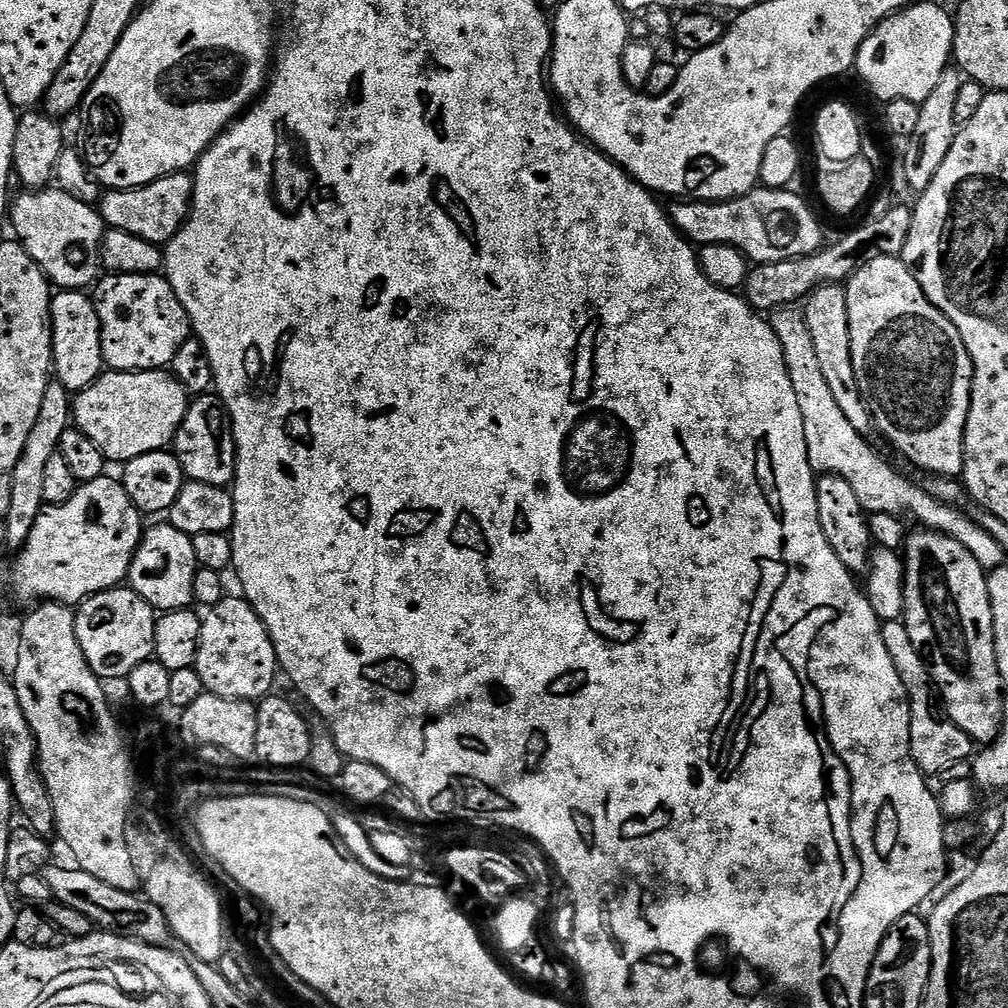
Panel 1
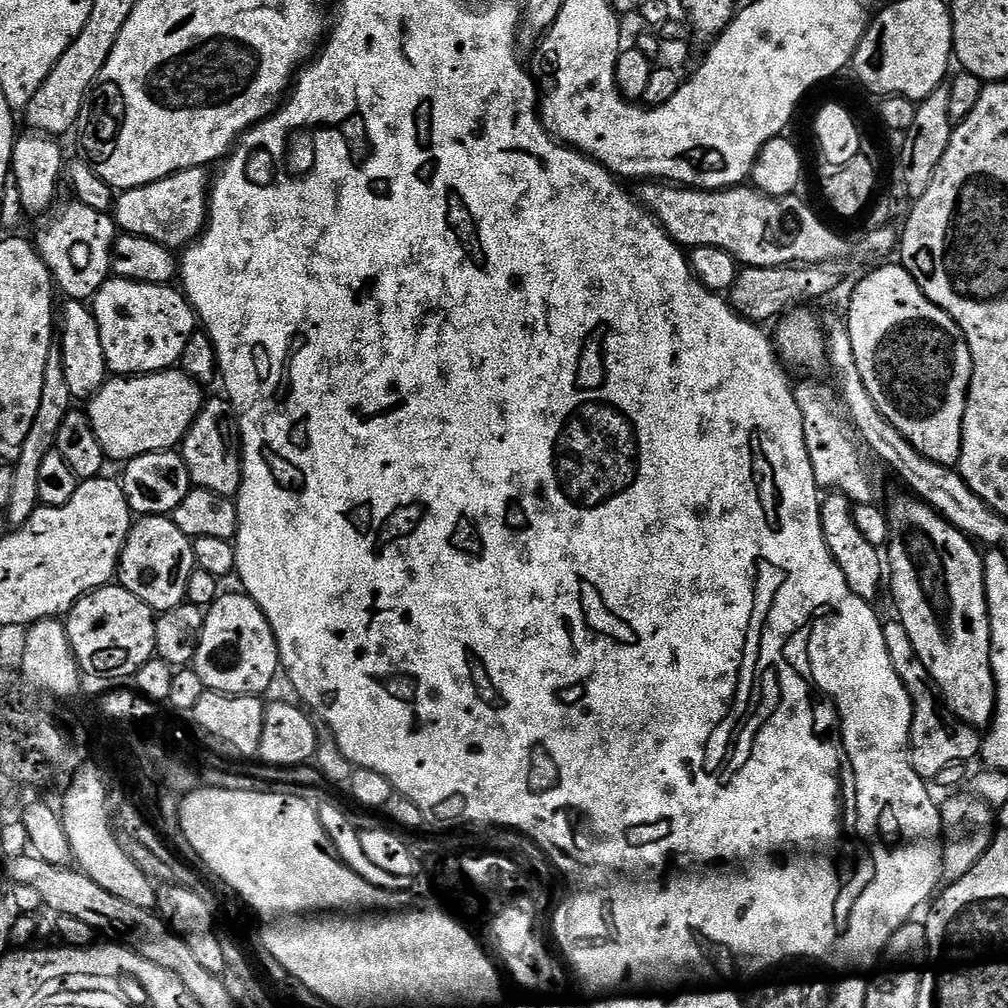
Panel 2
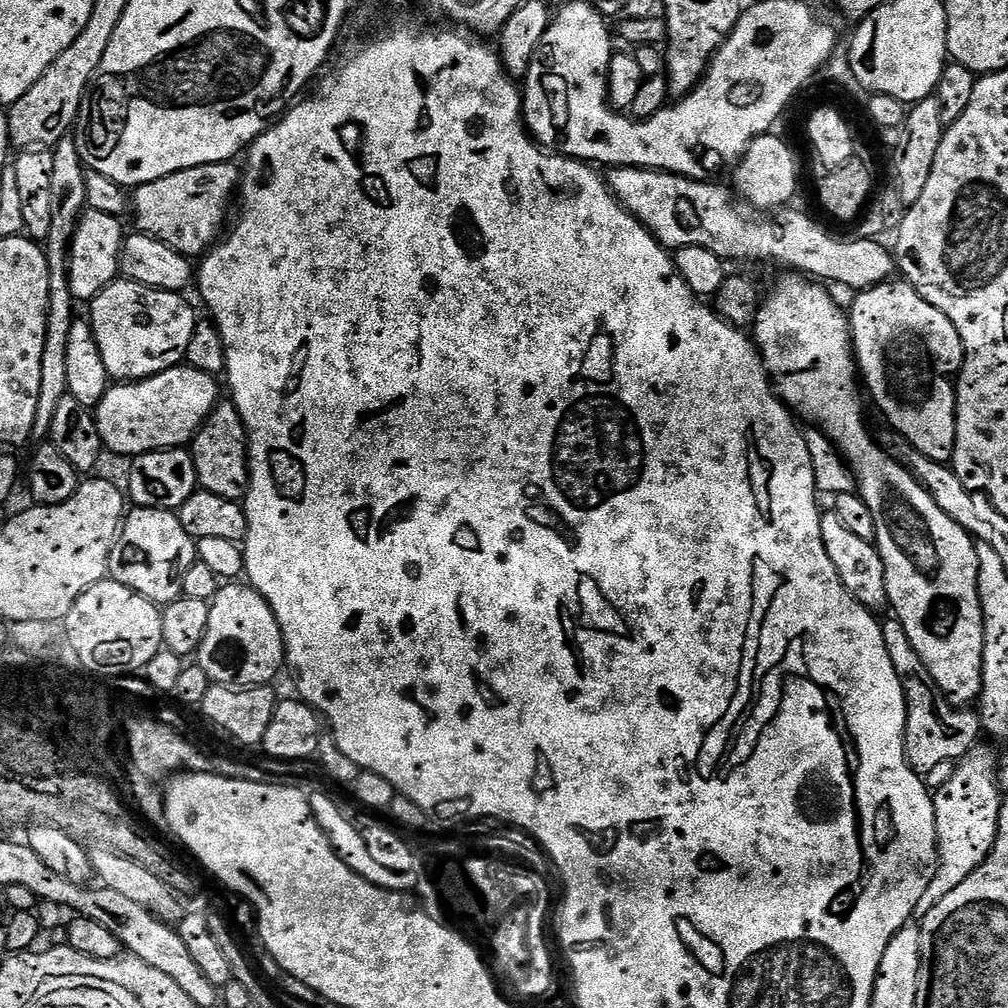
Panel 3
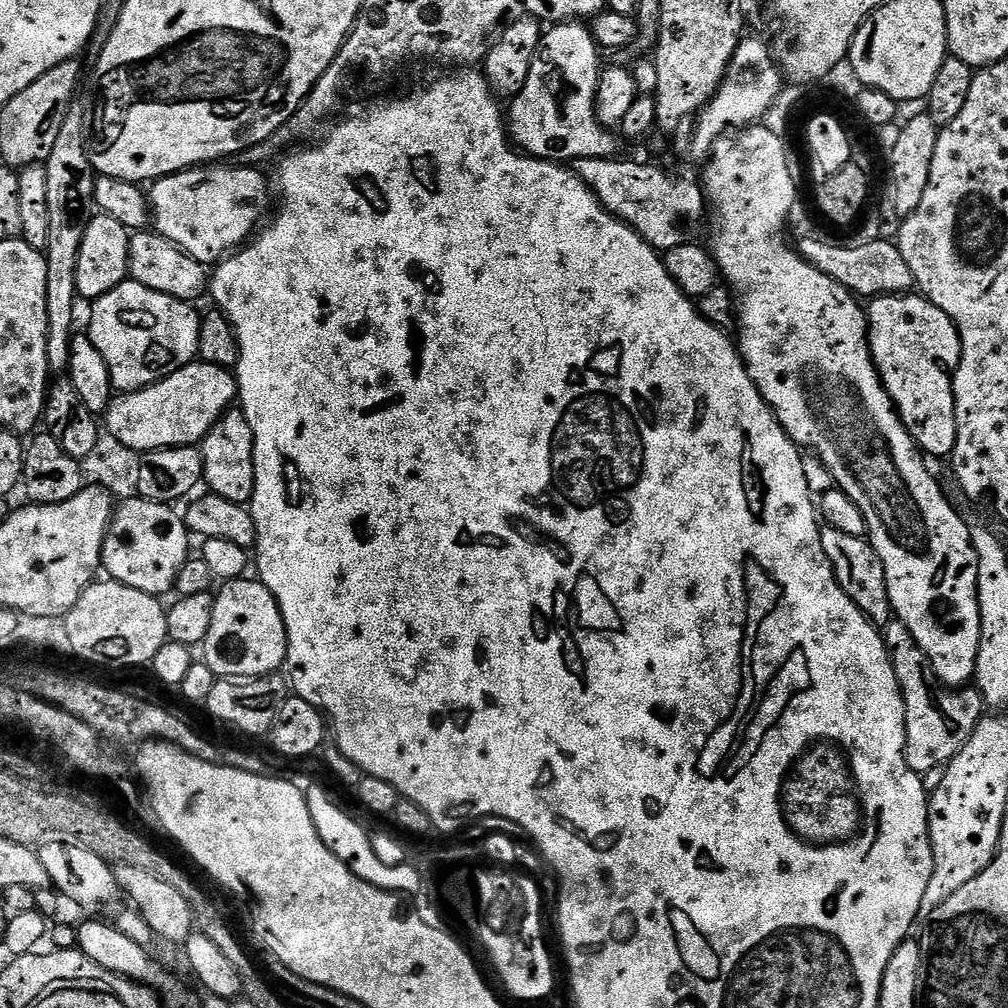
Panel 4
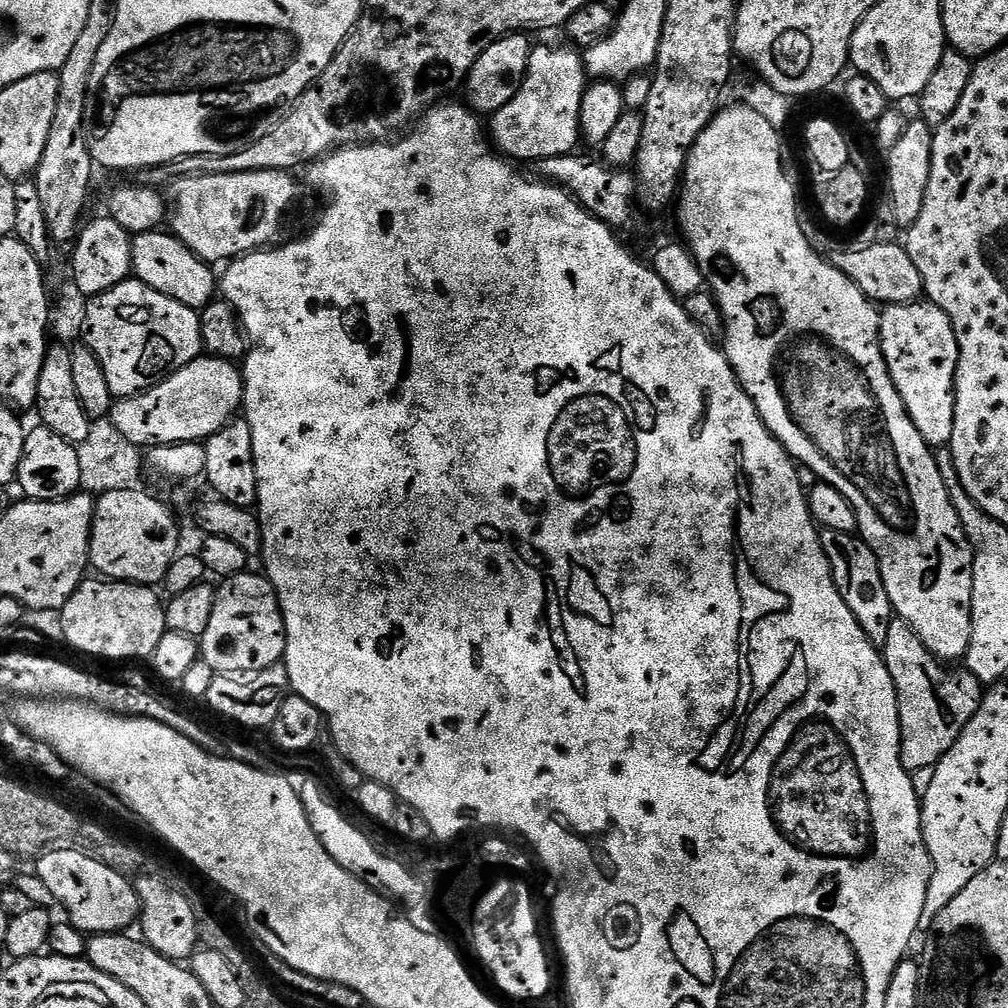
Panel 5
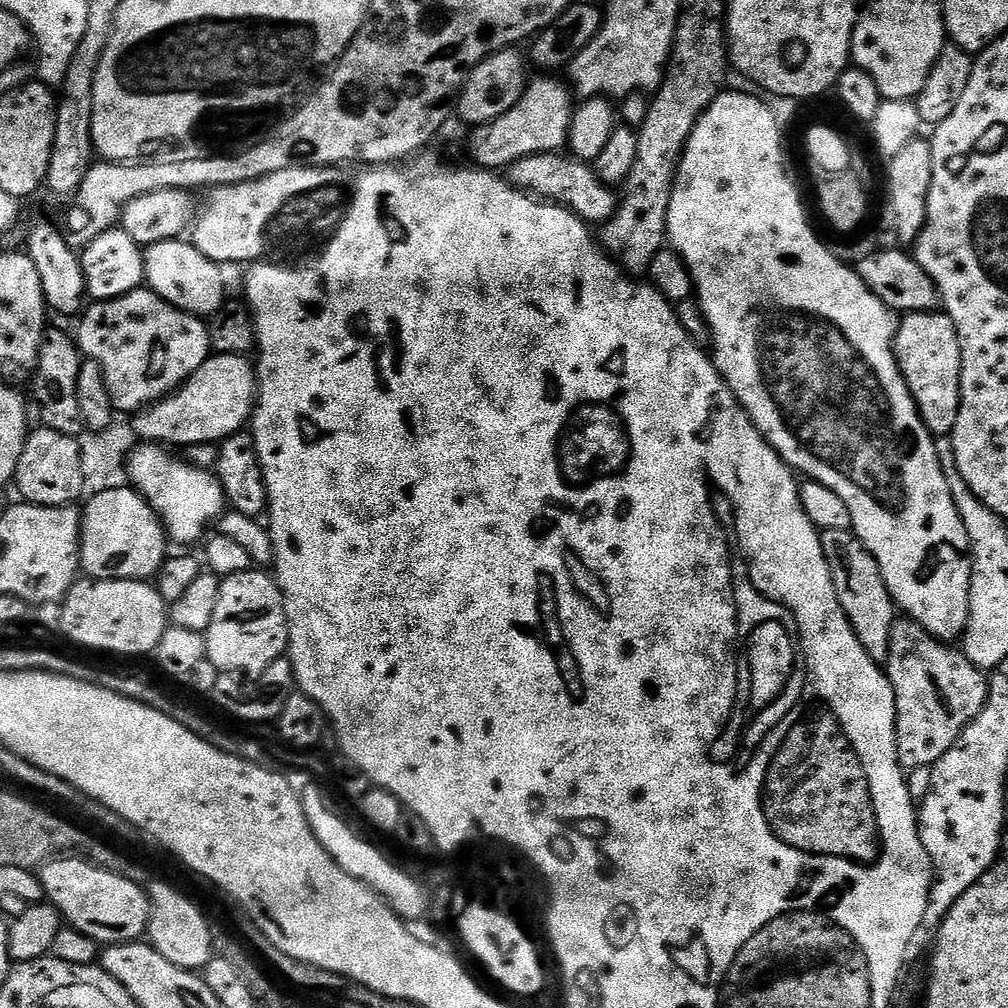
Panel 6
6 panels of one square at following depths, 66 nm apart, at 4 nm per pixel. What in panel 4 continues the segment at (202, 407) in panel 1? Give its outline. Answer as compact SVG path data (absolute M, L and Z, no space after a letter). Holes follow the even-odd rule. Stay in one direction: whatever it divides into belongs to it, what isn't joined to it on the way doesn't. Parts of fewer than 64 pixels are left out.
M233 406L220 417L214 427L207 432L199 445L204 463L203 483L213 496L227 498L235 504L251 505L256 489L254 478L254 430L239 407Z

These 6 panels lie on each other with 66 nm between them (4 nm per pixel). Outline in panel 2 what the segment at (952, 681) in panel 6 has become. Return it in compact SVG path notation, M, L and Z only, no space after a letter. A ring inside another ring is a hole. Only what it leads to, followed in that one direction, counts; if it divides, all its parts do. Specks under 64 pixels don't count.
M899 622L885 623L884 637L886 650L890 650L890 662L894 662L894 670L898 670L898 678L902 678L902 686L906 686L910 694L912 703L910 759L916 773L925 782L932 782L946 766L954 763L967 765L970 760L974 758L976 760L980 756L981 733L970 725L963 724L955 714L945 708L935 682L912 648L910 634L906 634L906 626L902 626Z

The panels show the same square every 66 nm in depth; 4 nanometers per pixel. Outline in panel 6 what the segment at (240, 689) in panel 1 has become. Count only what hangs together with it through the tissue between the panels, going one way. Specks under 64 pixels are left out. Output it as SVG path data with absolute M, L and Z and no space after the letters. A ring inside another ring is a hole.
M249 570L242 574L225 576L220 581L218 590L218 606L214 606L214 618L210 618L210 626L206 633L208 645L207 660L224 674L243 674L249 678L261 674L281 659L288 650L288 619L284 613L284 595L280 593L280 585L264 570Z

